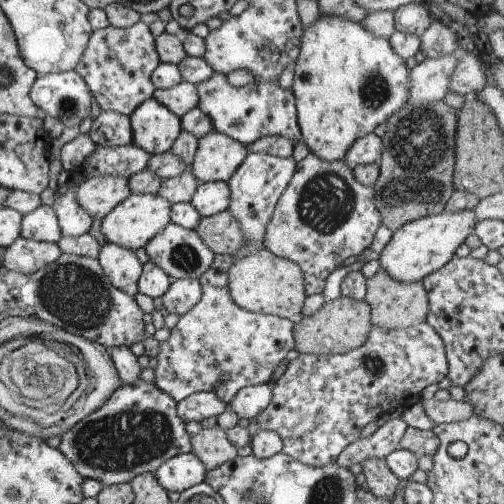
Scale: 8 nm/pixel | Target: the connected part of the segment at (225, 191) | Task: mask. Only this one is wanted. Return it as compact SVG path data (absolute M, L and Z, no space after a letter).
M212 181L197 186L190 204L201 217L209 217L226 211L230 204L230 189L227 182Z

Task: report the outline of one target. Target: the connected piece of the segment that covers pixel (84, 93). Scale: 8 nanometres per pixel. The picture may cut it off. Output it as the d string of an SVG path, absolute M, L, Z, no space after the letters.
M75 70L37 76L30 98L38 108L58 118L66 127L78 127L90 116L92 93Z

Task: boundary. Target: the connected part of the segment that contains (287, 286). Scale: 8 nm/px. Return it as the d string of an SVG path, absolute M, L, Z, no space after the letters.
M266 247L237 260L227 273L232 298L246 311L294 320L304 308L307 294L302 269L290 259L279 257Z

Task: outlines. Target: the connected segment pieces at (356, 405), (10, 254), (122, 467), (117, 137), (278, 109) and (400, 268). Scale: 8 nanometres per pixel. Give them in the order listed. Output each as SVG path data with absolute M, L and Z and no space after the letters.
M427 321L405 329L372 327L368 338L358 348L339 355L302 353L291 360L282 377L276 381L270 404L255 416L259 430L280 435L283 451L293 459L313 467L326 467L336 462L346 446L359 438L362 428L398 406L417 404L420 392L436 384L448 372L445 344Z
M20 235L5 249L2 266L9 271L31 275L56 262L61 254L57 243L33 241Z
M136 379L132 384L122 383L104 404L93 413L85 416L78 424L75 424L68 432L61 434L59 451L73 464L73 467L83 476L84 479L100 481L103 486L130 483L136 475L153 473L165 460L175 457L180 453L191 452L191 434L186 429L186 423L178 416L177 402L166 392L161 391L156 383L146 382L143 379Z
M102 111L88 134L98 147L117 147L133 142L130 117L116 111Z
M214 71L208 80L197 86L199 94L197 107L210 118L214 130L224 133L244 146L259 138L272 135L288 139L294 146L302 138L297 121L294 89L285 89L278 79L257 80L243 87L228 82L225 74Z
M474 210L460 212L444 211L439 215L422 217L393 231L391 240L379 254L379 263L384 272L401 283L415 283L425 276L440 270L454 255L456 248L465 242L475 230Z

